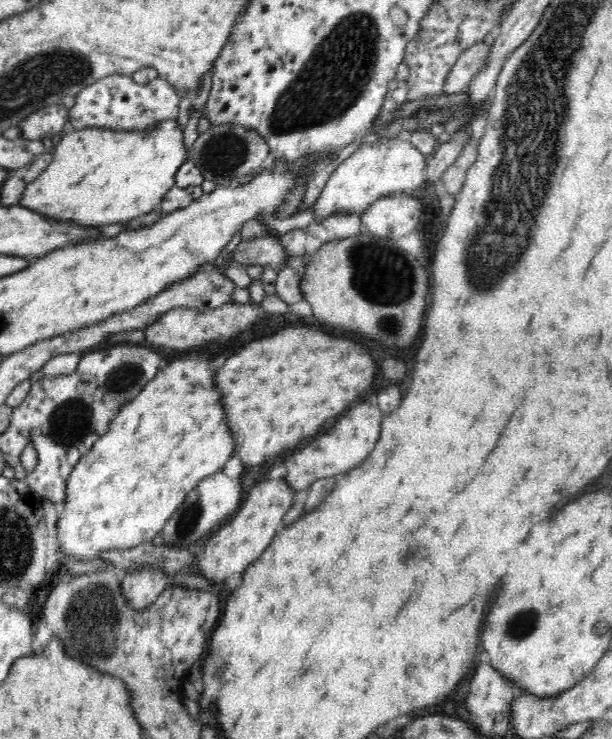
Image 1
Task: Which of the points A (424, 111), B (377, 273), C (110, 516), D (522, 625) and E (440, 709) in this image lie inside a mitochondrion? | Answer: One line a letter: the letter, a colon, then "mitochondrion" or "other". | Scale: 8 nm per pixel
A: mitochondrion
B: mitochondrion
C: other
D: mitochondrion
E: other

